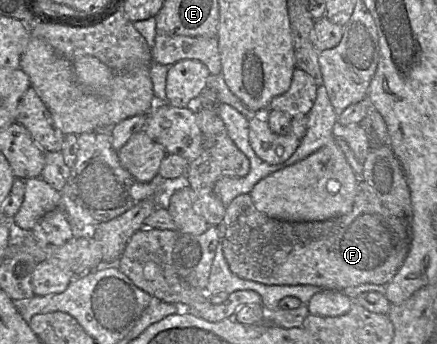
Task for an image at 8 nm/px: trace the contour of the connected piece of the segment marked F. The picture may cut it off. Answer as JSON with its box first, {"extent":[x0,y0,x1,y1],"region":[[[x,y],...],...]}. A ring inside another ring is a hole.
{"extent":[223,179,409,291],"region":[[[362,179],[352,210],[320,222],[272,219],[253,204],[250,194],[240,194],[226,207],[223,218],[223,254],[232,273],[266,285],[310,284],[322,290],[341,291],[371,283],[388,284],[409,252],[409,237],[401,220],[384,207]]]}

